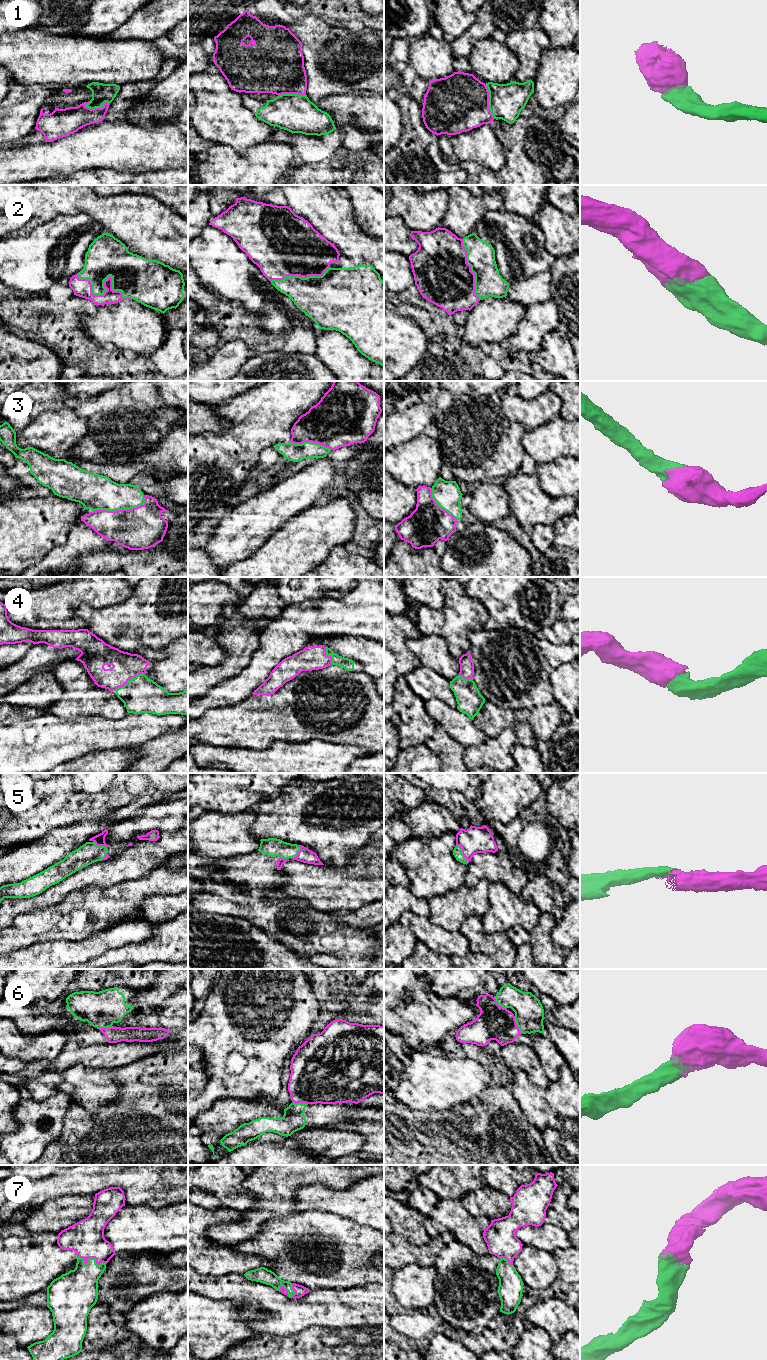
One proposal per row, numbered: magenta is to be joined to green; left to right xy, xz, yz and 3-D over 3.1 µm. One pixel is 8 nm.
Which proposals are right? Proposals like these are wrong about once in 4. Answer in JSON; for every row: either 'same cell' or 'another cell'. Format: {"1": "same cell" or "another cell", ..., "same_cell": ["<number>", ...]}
{"1": "same cell", "2": "same cell", "3": "same cell", "4": "same cell", "5": "same cell", "6": "same cell", "7": "same cell", "same_cell": ["1", "2", "3", "4", "5", "6", "7"]}

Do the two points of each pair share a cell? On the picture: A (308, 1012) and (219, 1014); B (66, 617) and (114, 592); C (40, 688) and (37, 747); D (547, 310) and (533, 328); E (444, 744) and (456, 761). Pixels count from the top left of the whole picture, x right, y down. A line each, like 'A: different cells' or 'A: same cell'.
A: same cell
B: same cell
C: different cells
D: same cell
E: same cell

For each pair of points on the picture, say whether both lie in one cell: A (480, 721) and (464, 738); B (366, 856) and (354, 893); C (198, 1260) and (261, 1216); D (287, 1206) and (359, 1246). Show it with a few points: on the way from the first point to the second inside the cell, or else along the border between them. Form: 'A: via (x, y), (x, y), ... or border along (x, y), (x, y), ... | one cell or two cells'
A: border along (472, 720), (487, 736) | two cells
B: via (366, 865), (366, 881), (363, 884) | one cell
C: border along (209, 1240), (215, 1244), (231, 1245) | two cells
D: border along (298, 1212), (292, 1215), (274, 1217) | two cells

